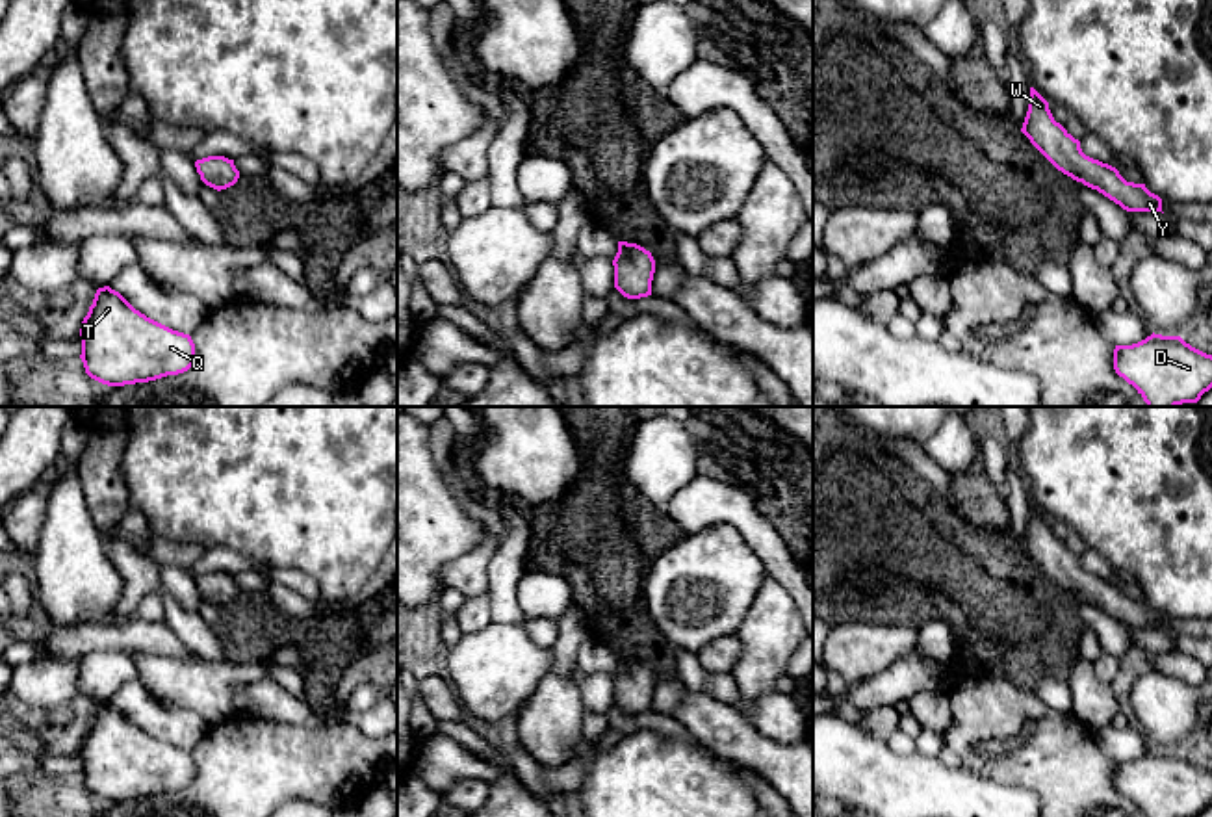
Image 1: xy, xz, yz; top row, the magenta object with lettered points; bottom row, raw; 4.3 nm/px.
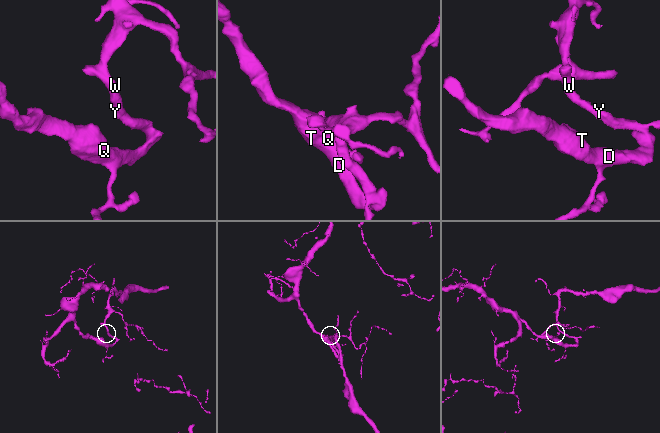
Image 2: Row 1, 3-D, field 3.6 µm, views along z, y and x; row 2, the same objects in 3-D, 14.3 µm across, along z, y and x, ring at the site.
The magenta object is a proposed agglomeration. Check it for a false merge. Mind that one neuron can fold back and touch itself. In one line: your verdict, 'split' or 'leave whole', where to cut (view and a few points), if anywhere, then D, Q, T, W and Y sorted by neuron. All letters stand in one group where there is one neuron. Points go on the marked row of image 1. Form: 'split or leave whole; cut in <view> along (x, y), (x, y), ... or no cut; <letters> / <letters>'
leave whole; no cut; D Q T W Y

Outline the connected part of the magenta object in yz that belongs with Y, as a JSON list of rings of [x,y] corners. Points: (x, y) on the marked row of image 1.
[[[1034,87],[1021,132],[1058,171],[1097,189],[1123,210],[1162,212],[1162,199],[1145,184],[1127,182],[1115,167],[1086,156],[1080,141],[1054,121],[1049,102]]]

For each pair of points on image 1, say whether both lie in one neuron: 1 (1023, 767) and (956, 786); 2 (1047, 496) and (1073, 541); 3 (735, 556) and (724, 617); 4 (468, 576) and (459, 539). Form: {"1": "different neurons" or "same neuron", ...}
{"1": "different neurons", "2": "different neurons", "3": "same neuron", "4": "different neurons"}

